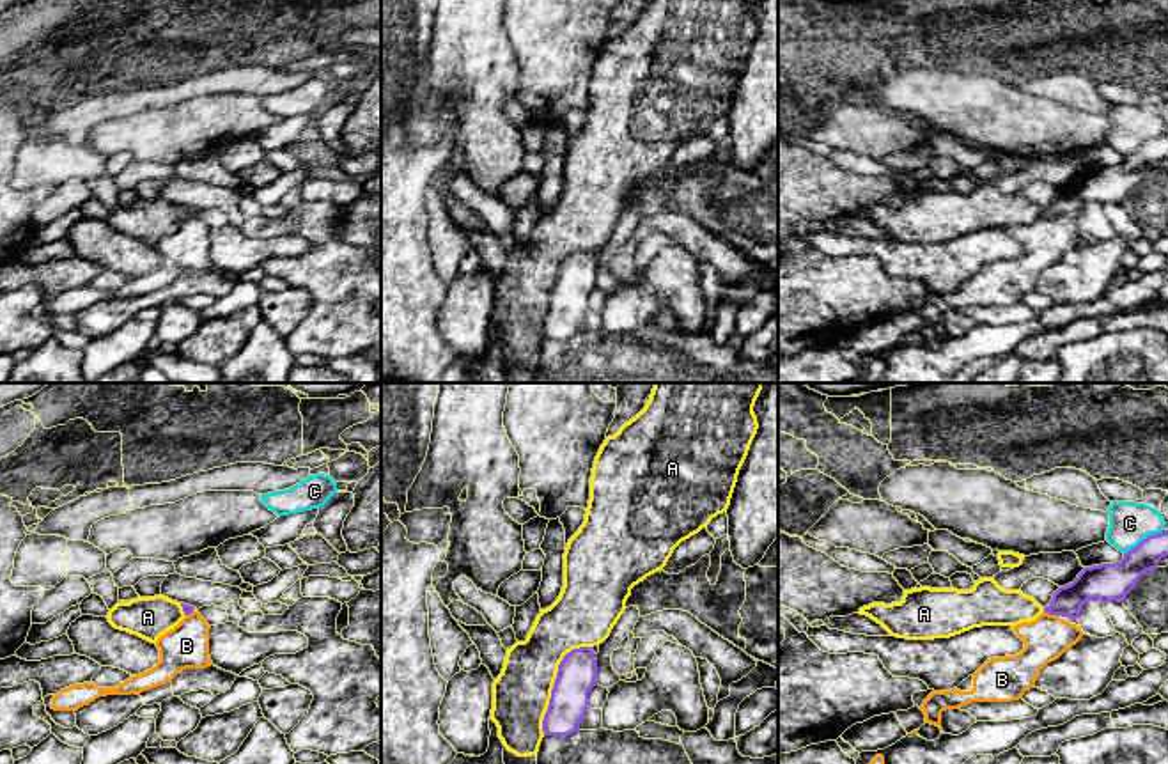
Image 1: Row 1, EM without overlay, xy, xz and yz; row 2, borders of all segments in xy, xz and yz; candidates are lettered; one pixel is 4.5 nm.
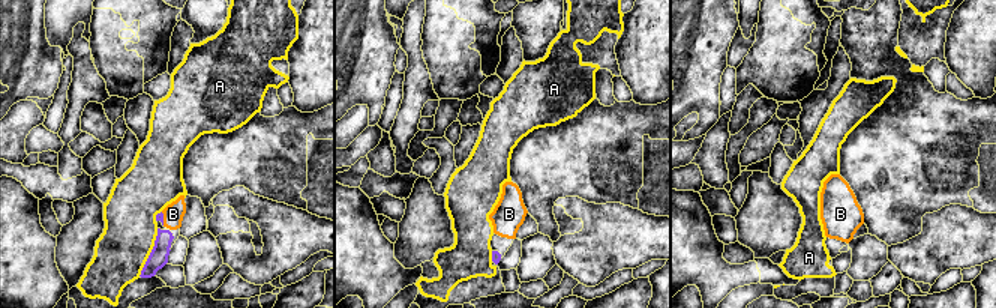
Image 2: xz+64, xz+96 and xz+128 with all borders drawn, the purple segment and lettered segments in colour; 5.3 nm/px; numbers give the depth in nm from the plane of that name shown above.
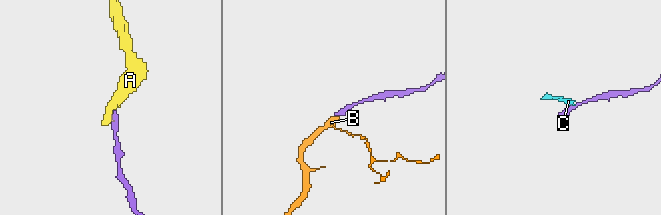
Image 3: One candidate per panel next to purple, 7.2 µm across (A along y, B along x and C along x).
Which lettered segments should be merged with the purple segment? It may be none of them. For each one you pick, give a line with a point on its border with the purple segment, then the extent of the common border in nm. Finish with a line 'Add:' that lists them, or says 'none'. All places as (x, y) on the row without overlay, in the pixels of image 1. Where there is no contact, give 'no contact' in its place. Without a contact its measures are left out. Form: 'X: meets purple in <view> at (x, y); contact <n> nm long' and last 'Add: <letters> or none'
B: meets purple in yz at (1050, 217); contact 60 nm long
Add: B

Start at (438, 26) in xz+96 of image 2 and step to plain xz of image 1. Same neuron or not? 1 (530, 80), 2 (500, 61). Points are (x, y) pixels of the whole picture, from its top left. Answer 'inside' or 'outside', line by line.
1: inside
2: outside

